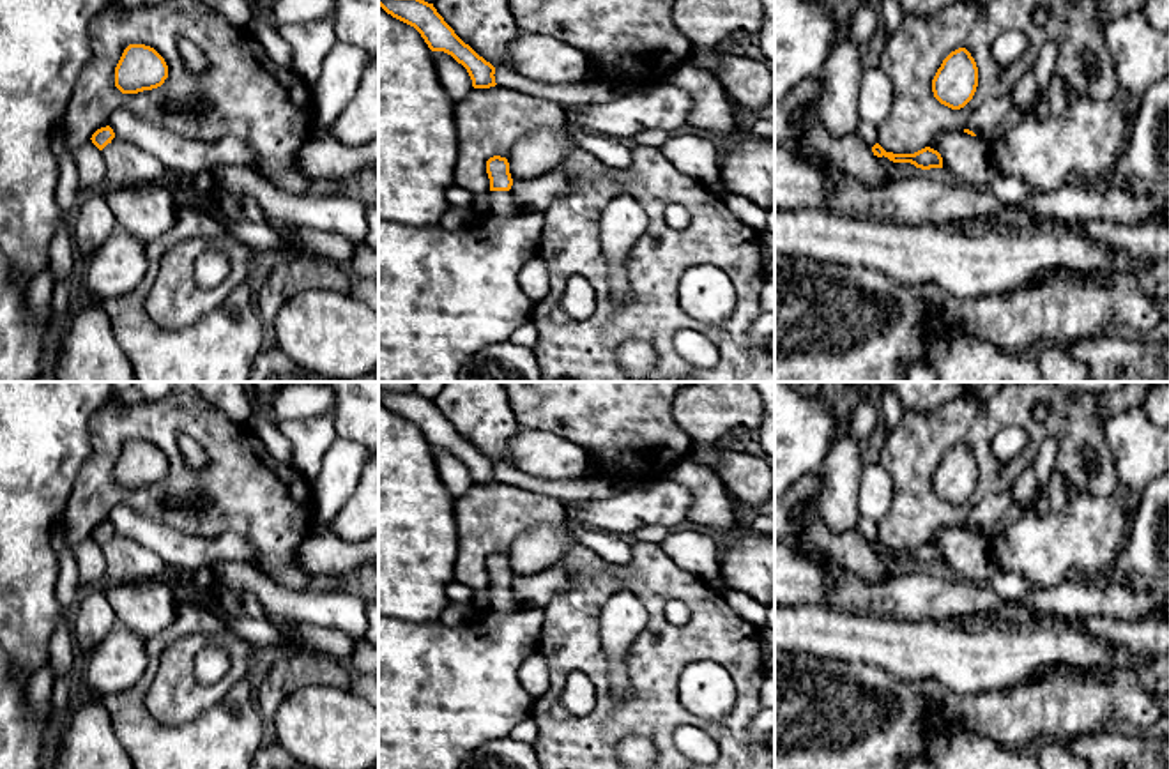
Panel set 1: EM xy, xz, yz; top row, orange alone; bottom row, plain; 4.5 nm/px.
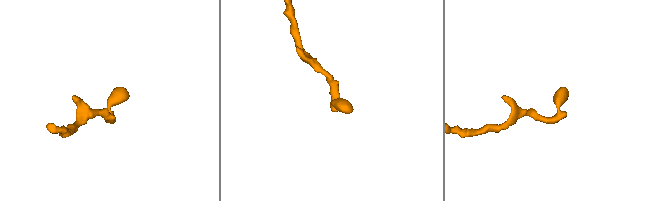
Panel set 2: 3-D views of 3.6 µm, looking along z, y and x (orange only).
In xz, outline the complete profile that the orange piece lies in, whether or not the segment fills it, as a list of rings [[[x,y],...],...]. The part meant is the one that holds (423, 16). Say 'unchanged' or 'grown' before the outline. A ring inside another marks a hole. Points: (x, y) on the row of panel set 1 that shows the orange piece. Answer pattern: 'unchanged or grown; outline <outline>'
unchanged; outline [[[378,0],[378,5],[393,18],[414,27],[432,51],[444,51],[462,64],[474,88],[495,87],[495,67],[465,44],[424,0]]]

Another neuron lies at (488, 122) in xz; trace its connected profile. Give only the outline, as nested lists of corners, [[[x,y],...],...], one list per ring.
[[[504,85],[472,88],[455,104],[455,186],[472,194],[488,194],[486,161],[490,157],[508,159],[520,138],[538,129],[561,133],[566,124],[564,106],[554,101]]]

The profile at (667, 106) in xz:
[[[672,83],[628,92],[612,103],[589,106],[577,115],[568,115],[568,124],[561,133],[538,129],[520,138],[508,157],[511,179],[520,182],[555,170],[569,148],[577,147],[577,133],[594,129],[621,141],[631,141],[642,131],[676,134],[688,124],[690,111],[691,97]]]

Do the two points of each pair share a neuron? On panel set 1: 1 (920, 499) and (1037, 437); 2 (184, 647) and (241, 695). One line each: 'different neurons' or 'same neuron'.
1: same neuron
2: different neurons

